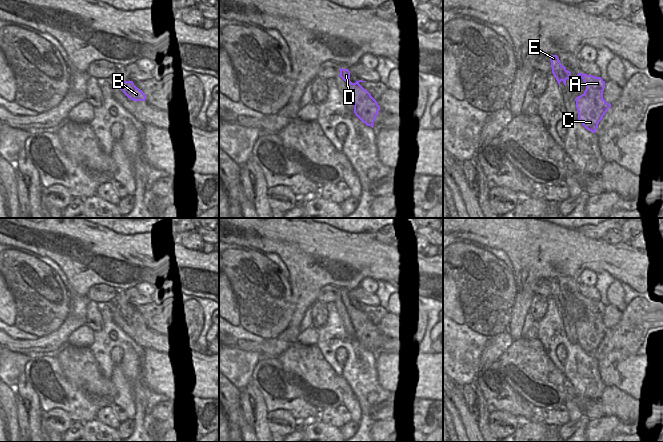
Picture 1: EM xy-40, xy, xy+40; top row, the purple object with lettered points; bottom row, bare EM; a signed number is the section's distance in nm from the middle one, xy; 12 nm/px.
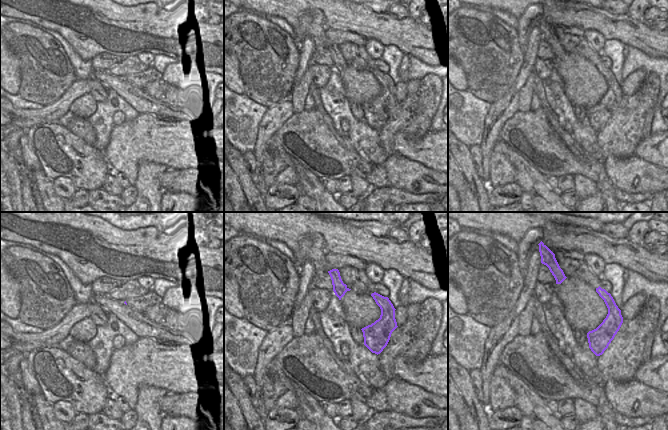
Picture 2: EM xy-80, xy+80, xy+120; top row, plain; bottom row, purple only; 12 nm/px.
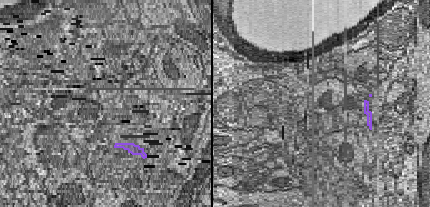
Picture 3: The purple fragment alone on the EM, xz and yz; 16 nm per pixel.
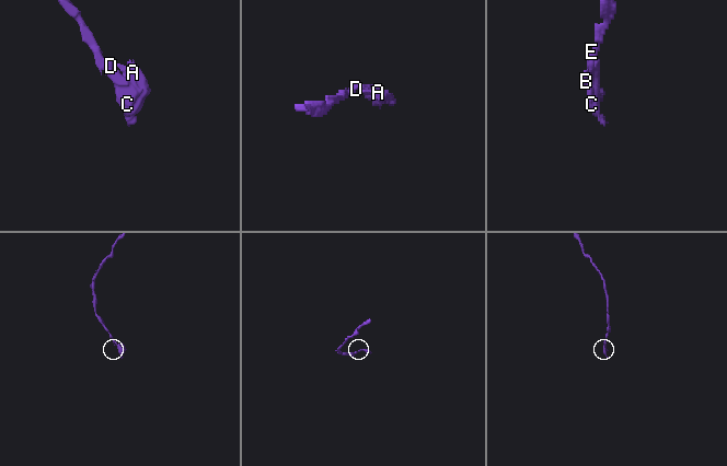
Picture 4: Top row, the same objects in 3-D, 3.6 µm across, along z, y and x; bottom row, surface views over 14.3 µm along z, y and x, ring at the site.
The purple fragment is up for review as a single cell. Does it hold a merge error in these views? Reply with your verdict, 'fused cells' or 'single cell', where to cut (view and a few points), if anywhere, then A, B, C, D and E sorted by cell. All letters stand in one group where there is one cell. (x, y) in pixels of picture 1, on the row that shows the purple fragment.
fused cells | xy (349, 80), (346, 82) | A B C / D E

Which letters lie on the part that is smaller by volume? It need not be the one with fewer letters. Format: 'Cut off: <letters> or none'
Cut off: A, B, C

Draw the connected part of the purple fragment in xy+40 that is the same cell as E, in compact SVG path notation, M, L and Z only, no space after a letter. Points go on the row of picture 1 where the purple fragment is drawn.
M557 55L550 56L550 60L551 60L552 73L556 78L559 86L561 81L566 86L566 80L570 78L571 72L568 71L566 67L561 64Z

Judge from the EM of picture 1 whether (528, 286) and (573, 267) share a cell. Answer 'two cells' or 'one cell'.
one cell

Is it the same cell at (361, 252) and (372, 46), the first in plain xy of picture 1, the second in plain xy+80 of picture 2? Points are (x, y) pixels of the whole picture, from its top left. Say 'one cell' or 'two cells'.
two cells

